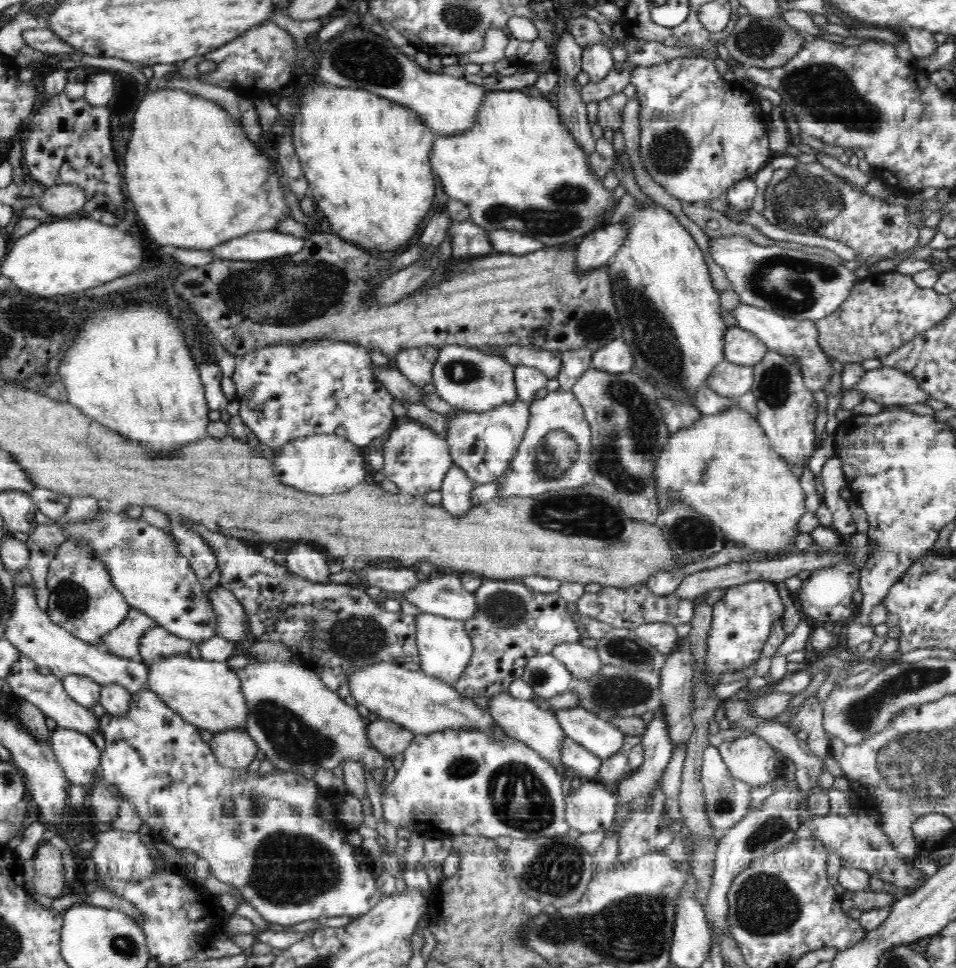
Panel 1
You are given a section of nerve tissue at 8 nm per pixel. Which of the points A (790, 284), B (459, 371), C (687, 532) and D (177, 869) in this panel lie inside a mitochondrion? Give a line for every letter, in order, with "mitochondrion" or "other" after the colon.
A: mitochondrion
B: mitochondrion
C: mitochondrion
D: other

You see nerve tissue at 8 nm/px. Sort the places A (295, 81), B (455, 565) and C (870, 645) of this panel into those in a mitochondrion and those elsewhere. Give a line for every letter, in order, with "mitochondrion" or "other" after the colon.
A: other
B: other
C: other

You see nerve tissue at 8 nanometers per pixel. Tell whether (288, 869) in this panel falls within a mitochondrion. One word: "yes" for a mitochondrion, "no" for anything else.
yes

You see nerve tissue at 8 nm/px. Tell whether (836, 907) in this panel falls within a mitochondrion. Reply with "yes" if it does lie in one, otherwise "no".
no

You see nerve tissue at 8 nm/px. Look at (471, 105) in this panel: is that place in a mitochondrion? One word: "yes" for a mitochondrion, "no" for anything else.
no

